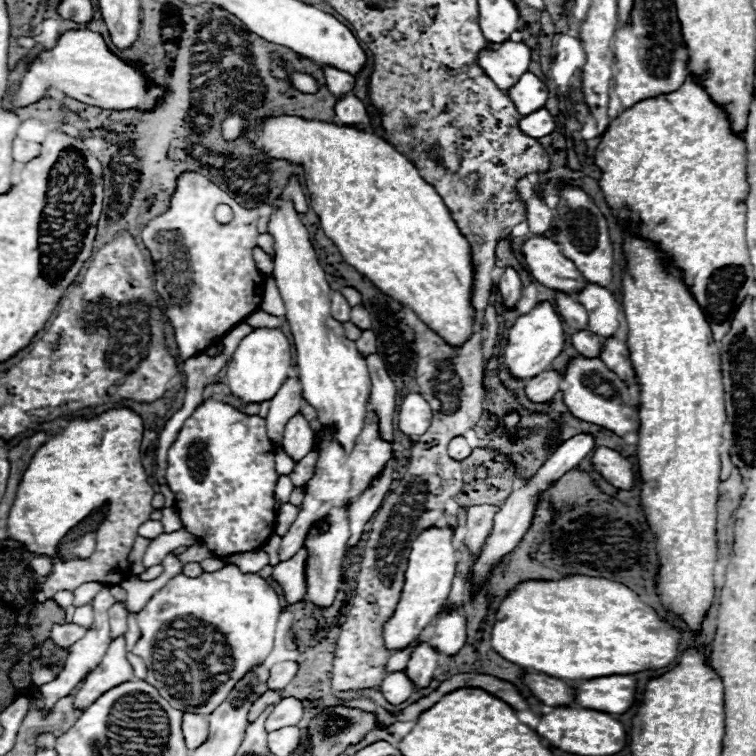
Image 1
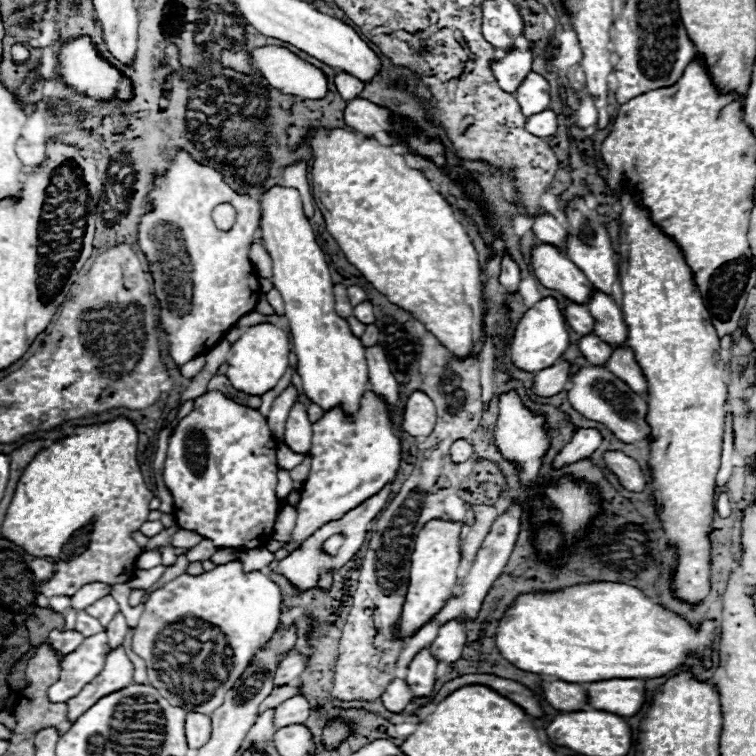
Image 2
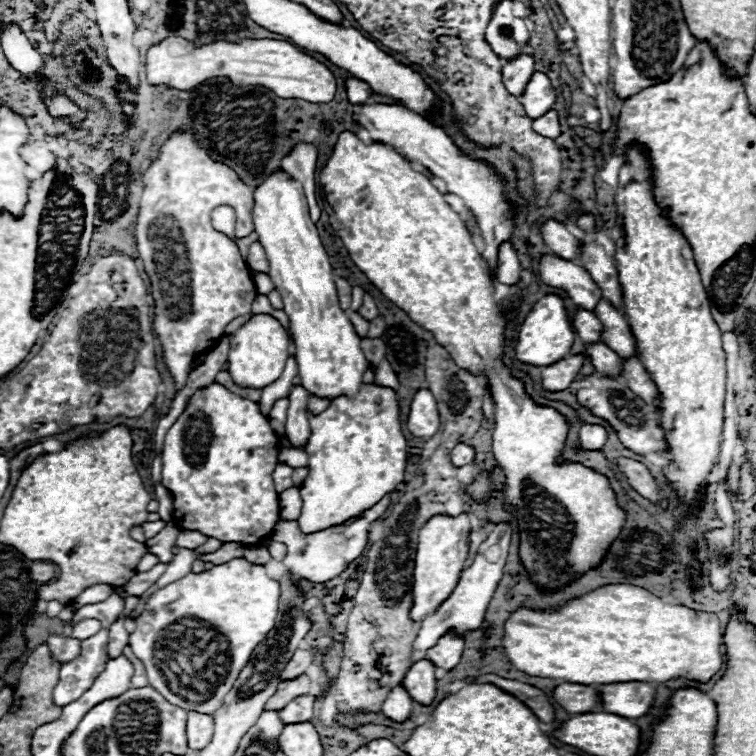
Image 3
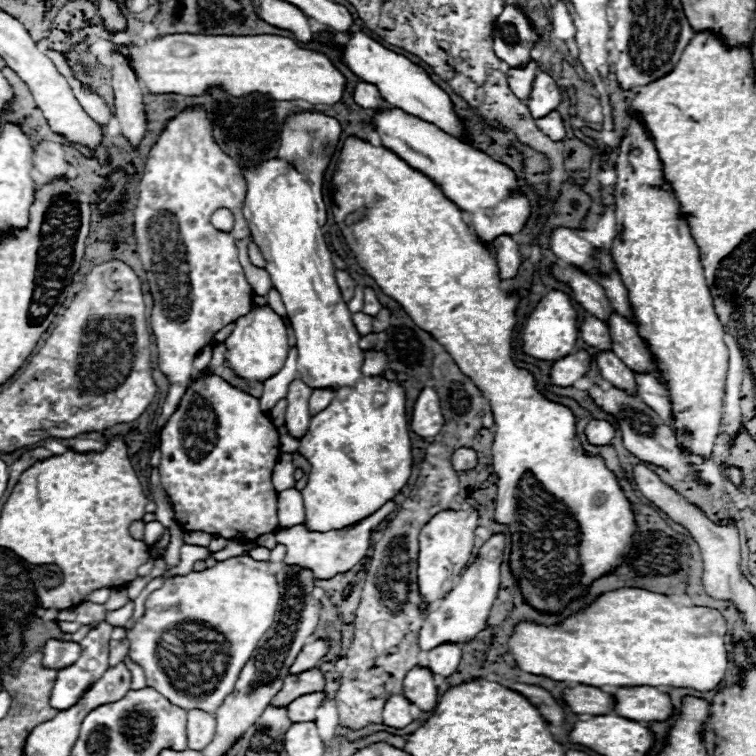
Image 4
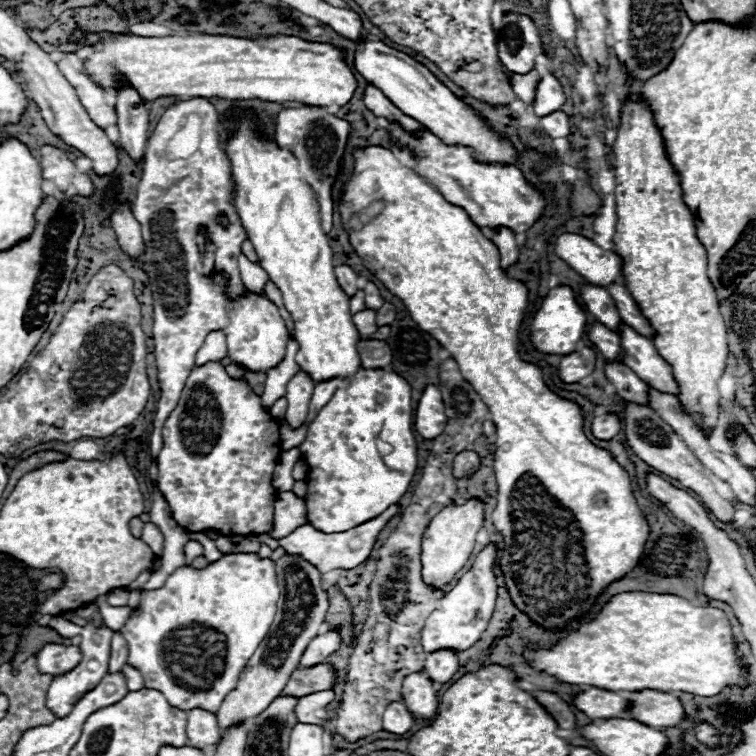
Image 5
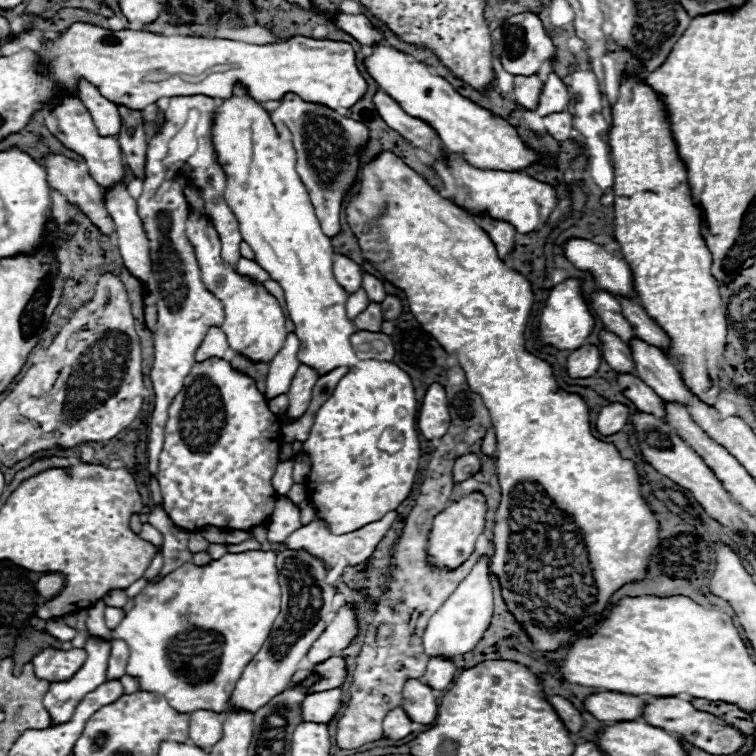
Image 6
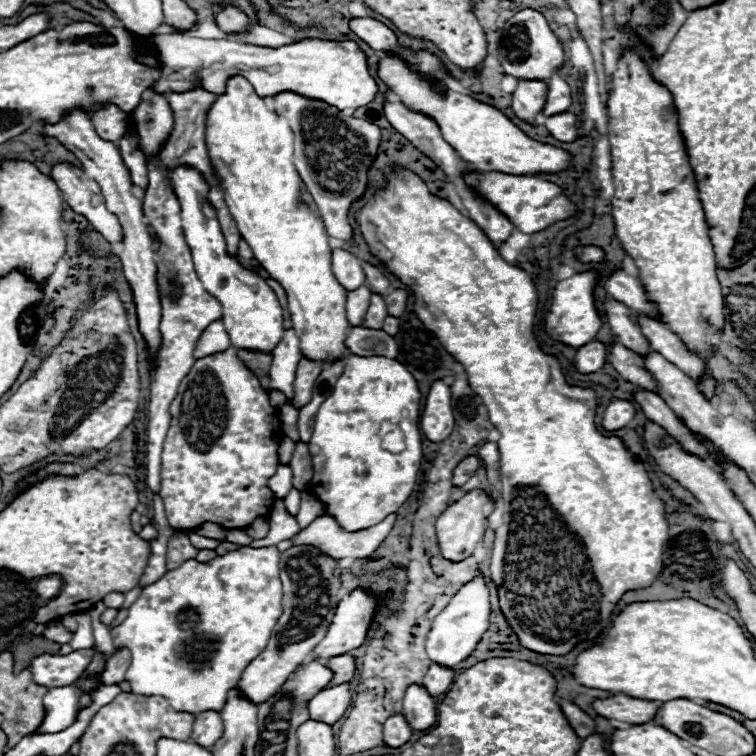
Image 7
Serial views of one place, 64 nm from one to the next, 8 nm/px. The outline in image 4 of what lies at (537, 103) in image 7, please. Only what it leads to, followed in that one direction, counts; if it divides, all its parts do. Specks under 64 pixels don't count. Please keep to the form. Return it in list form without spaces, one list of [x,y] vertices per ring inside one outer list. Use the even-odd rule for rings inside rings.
[[[530,62],[524,70],[510,68],[506,76],[508,76],[508,86],[510,86],[510,90],[512,90],[520,100],[528,100],[530,90],[532,90],[532,82],[534,82],[534,78],[536,78],[536,64]]]

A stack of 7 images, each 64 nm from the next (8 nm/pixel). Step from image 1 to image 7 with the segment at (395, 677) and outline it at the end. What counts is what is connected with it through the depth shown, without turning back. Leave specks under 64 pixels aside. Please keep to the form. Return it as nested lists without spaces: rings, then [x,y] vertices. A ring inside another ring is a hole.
[[[402,714],[390,716],[384,724],[384,744],[392,746],[392,748],[400,748],[402,744],[406,744],[412,736],[412,728],[408,726],[408,722],[404,720]]]

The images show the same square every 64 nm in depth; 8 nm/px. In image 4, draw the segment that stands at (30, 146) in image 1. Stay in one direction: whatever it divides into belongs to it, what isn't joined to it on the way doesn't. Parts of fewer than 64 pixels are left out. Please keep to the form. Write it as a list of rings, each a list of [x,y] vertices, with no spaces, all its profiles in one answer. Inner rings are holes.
[[[40,144],[34,148],[34,166],[40,174],[44,174],[46,178],[60,178],[68,174],[70,164],[66,162],[64,154],[50,154],[46,148],[42,148]]]

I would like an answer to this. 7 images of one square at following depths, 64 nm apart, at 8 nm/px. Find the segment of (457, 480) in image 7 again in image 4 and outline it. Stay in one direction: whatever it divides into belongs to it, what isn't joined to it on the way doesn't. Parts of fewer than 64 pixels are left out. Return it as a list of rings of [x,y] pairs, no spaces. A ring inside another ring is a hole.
[[[458,448],[452,454],[452,466],[454,466],[456,472],[472,470],[472,468],[476,468],[476,464],[478,464],[478,456],[472,448]]]

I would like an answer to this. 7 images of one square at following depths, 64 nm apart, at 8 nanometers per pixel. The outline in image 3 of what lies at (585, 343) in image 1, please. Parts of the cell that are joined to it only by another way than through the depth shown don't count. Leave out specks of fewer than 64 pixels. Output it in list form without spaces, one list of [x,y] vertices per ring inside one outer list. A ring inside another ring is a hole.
[[[586,344],[586,354],[600,374],[620,376],[622,362],[620,362],[618,354],[614,350],[610,350],[606,344]]]

